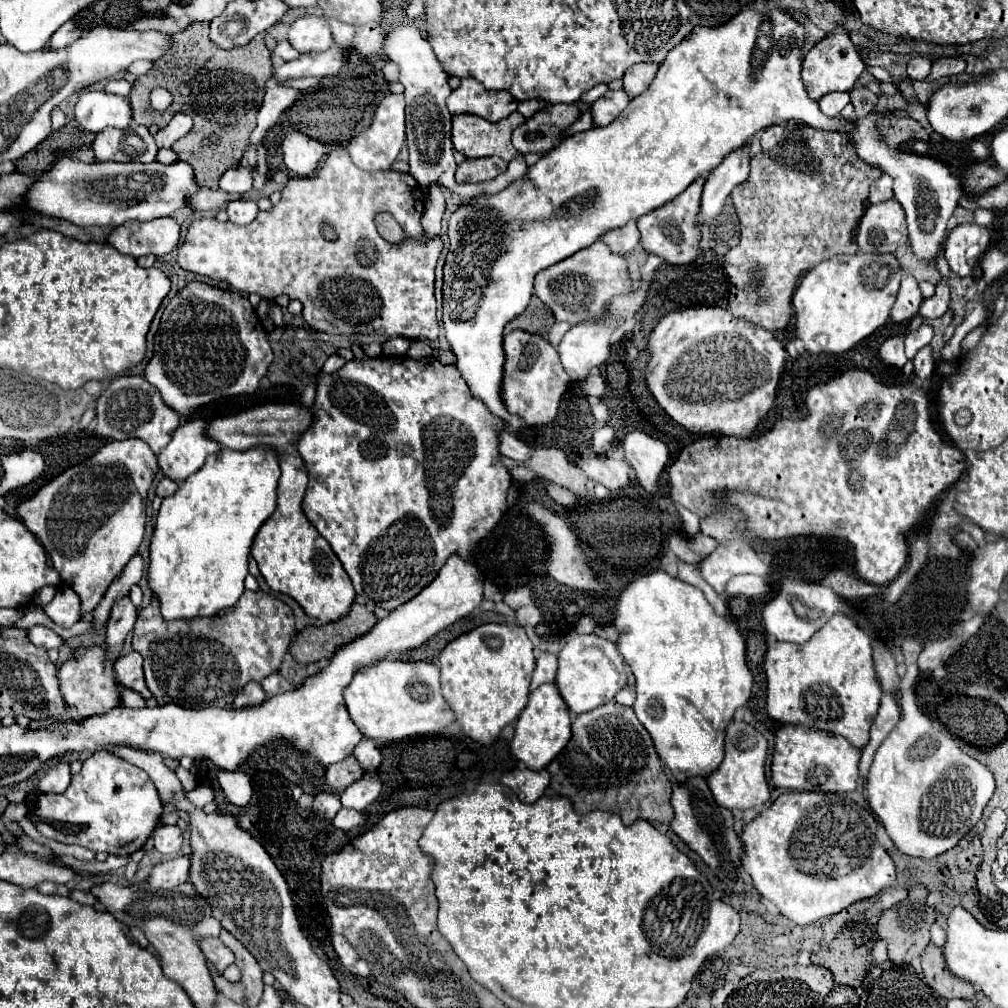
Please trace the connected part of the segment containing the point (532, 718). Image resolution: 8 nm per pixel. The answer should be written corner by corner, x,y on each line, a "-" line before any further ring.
543,683
529,695
529,705
519,715
515,737
511,741
511,753
521,759
529,769
539,771
549,765
549,761
569,743
571,739
571,711
565,707
565,699
561,697
557,685

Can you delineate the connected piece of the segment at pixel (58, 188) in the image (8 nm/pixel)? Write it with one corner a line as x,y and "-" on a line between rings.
61,159
53,169
43,173
29,189
25,209
35,209
43,215
55,215
75,225
123,225
127,221
151,221
173,215
189,207
189,197
197,193
193,167
187,161
163,165
153,163
79,163

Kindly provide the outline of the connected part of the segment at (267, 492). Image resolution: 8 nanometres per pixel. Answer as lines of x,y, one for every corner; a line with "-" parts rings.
253,447
247,451
221,449
217,455
207,457
205,465
181,481
175,495
165,497
157,515
155,531
149,543
149,569
147,585
159,601
165,621
191,621
197,617
213,617
237,603
245,591
247,557
257,529
275,509
279,481
277,451
269,447

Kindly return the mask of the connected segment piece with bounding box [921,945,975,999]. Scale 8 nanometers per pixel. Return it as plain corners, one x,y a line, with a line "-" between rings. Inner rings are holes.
929,945
923,955
921,955
921,965
927,983
945,999
951,997
961,997
961,999
971,999
975,995
975,987
969,981
957,979
945,963
943,949

